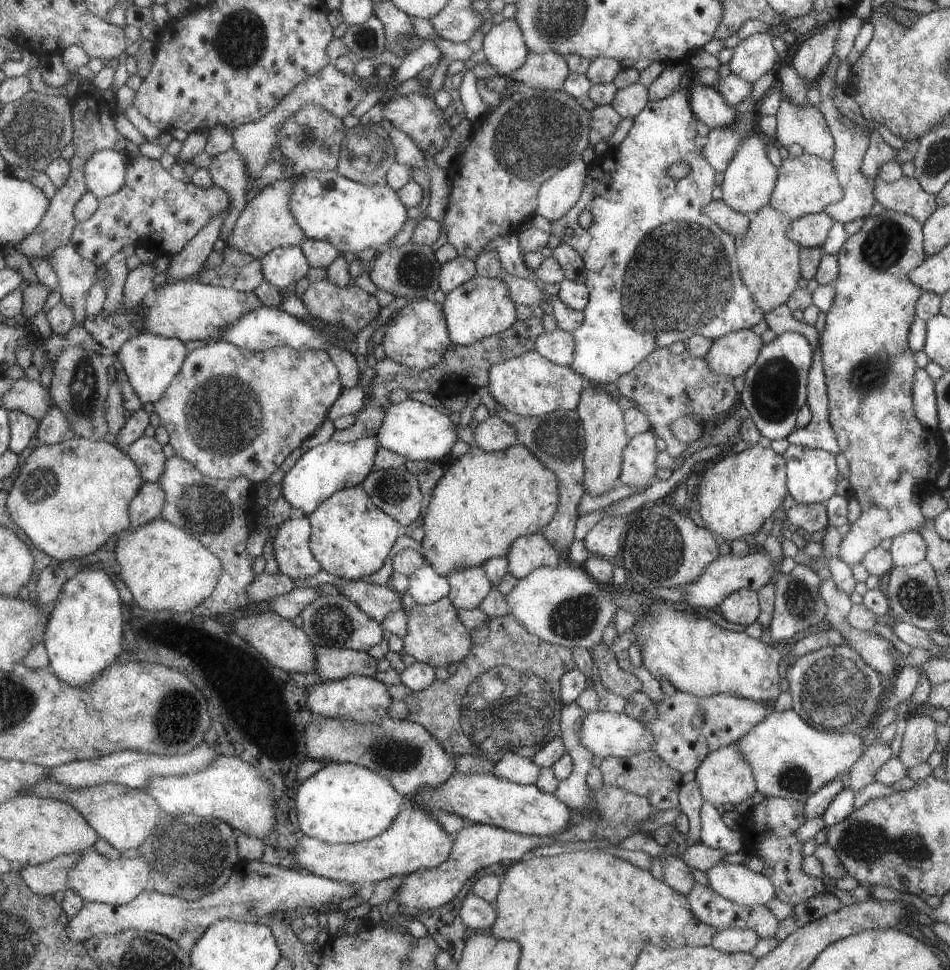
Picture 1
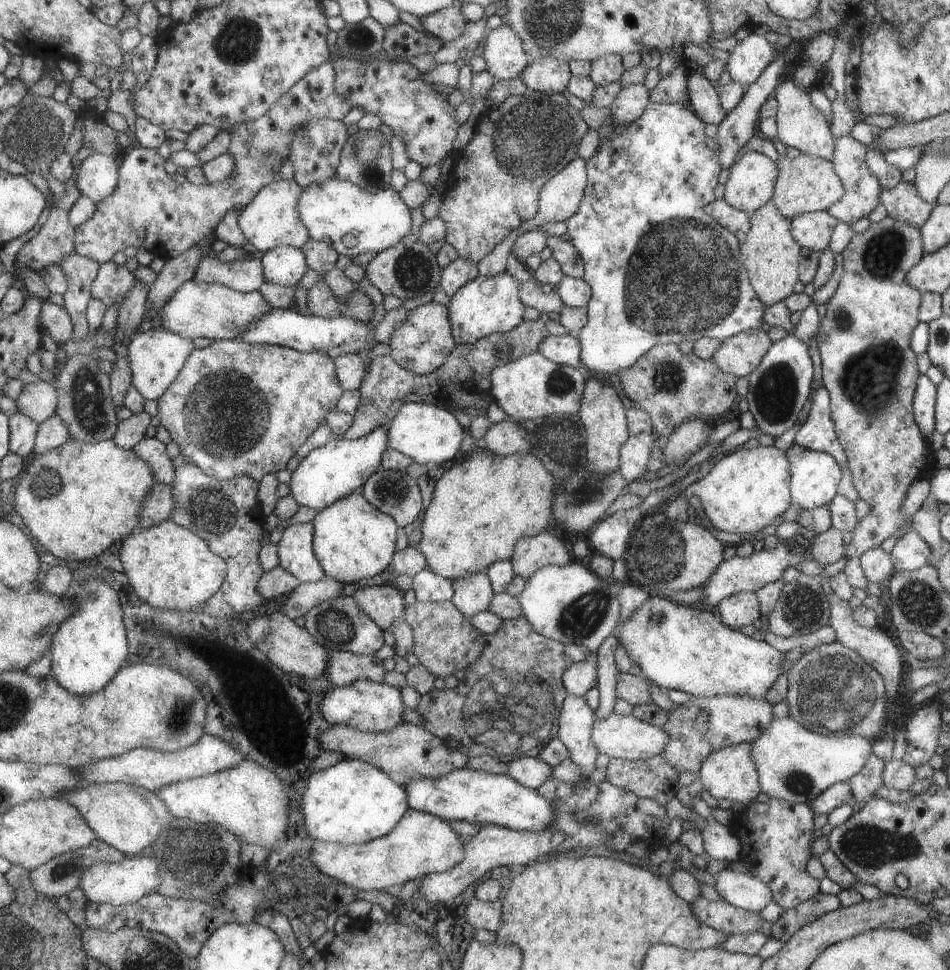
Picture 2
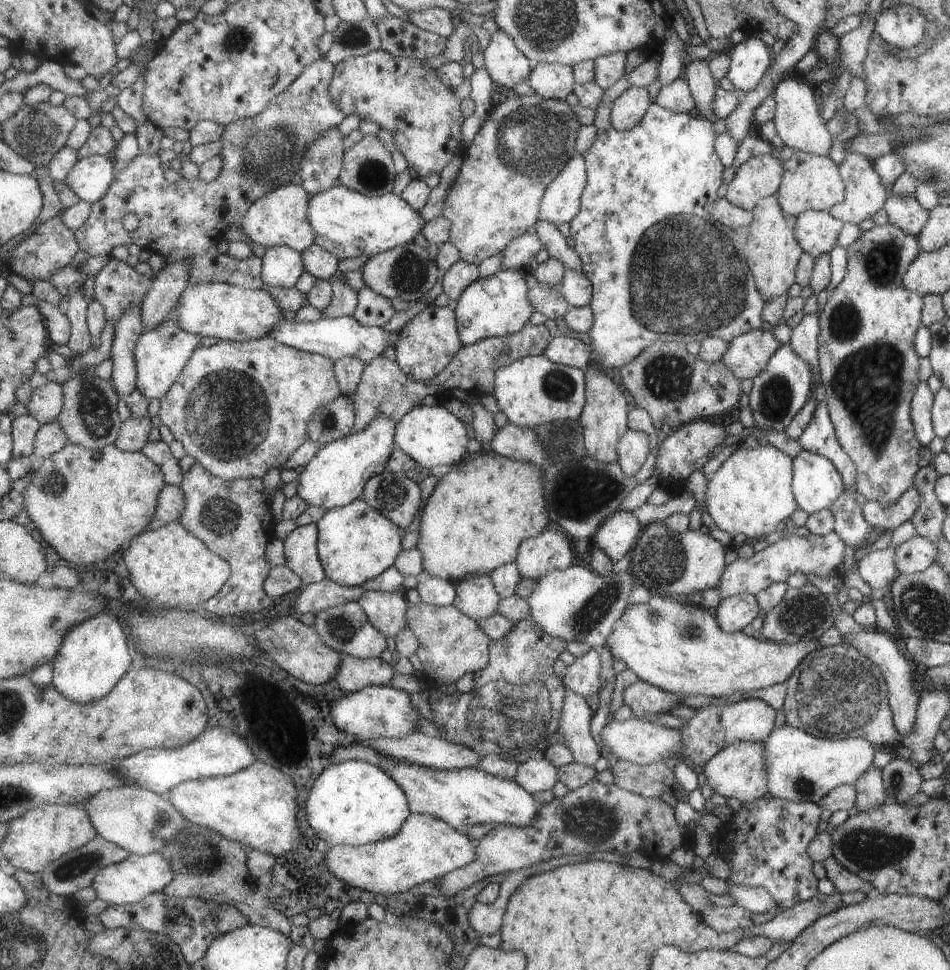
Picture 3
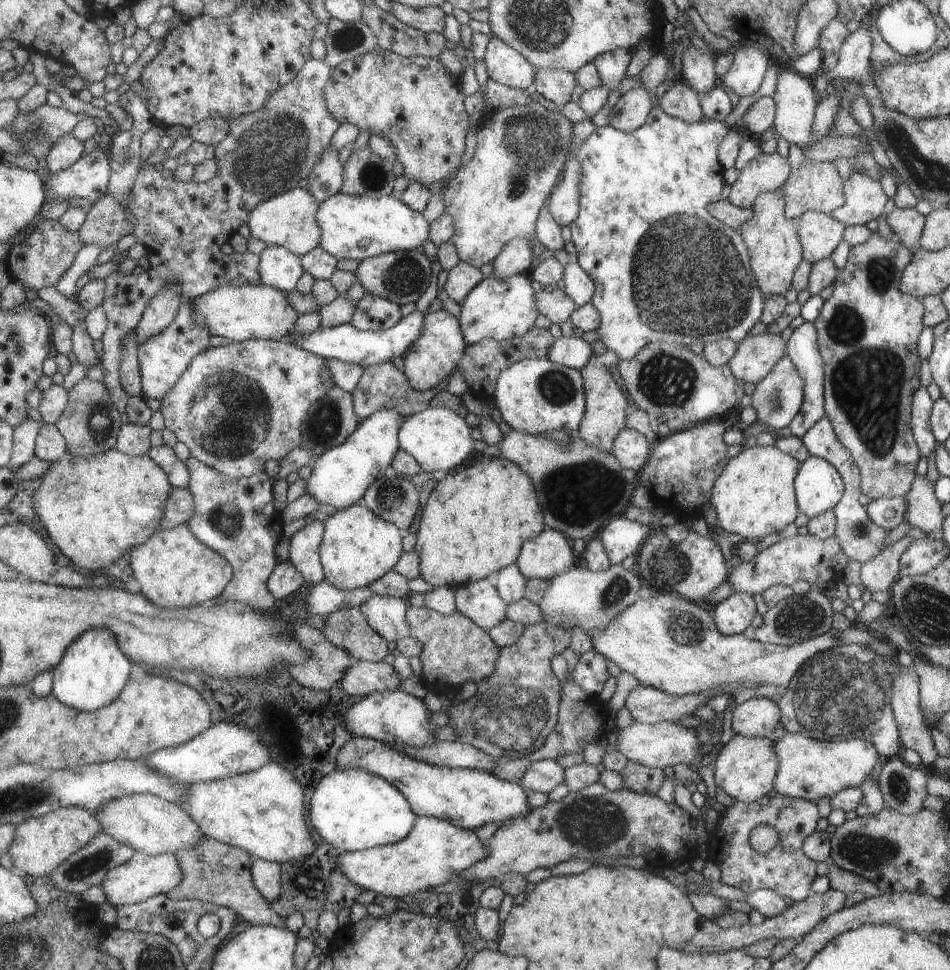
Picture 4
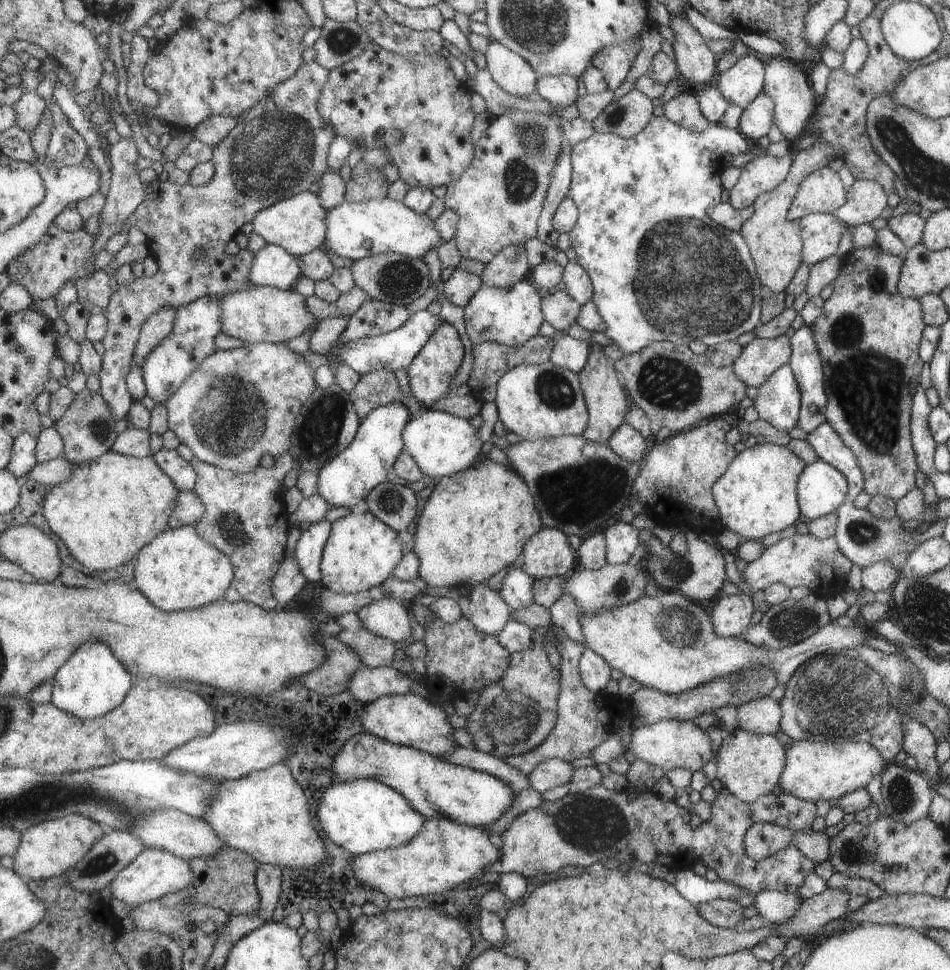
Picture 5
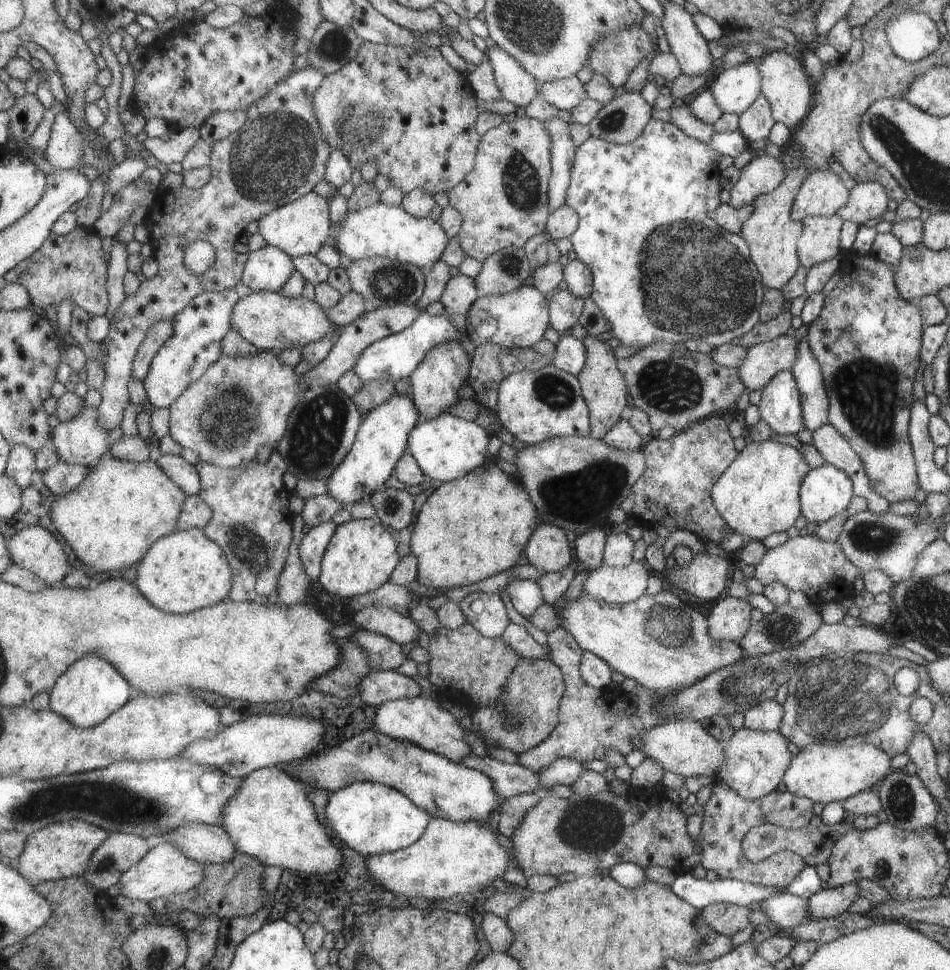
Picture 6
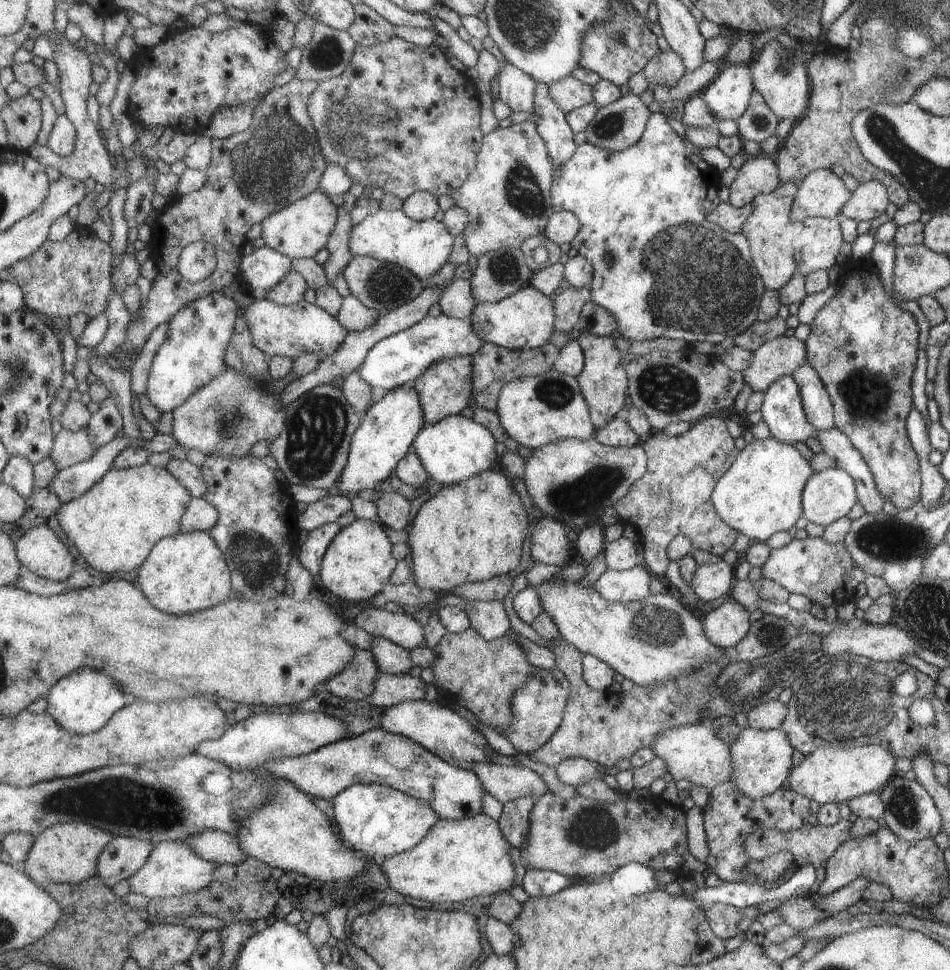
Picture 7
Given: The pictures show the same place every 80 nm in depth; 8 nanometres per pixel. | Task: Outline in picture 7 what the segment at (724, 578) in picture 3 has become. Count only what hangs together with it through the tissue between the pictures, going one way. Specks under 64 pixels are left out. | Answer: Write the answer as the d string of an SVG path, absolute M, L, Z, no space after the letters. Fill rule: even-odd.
M819 537L792 539L787 545L770 550L760 569L761 580L777 581L777 584L786 588L789 593L801 594L809 598L811 603L819 604L823 608L851 601L855 586L866 577L842 542L831 544ZM845 578L849 580L849 590L843 590Z

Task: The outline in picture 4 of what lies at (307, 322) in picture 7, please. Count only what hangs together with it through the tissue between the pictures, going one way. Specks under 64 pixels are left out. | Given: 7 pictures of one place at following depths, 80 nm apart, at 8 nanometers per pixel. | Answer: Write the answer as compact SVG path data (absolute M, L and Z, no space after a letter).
M263 285L221 287L190 301L196 310L194 319L203 323L213 335L230 338L235 343L251 339L287 339L302 314L289 302L289 293Z

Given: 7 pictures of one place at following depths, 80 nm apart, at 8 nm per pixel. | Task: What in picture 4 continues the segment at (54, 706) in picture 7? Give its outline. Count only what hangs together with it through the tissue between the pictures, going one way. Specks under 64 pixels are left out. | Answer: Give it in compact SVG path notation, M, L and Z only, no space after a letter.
M110 628L88 630L68 648L63 662L53 670L53 692L67 706L93 712L113 704L131 678L131 660Z

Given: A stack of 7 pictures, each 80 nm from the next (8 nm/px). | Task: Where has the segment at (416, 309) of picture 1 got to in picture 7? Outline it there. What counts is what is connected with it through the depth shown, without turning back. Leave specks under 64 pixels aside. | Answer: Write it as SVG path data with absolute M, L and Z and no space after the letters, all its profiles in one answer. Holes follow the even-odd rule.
M472 355L453 357L430 365L421 376L414 380L414 389L424 412L425 423L437 423L449 414L459 414L467 406L469 396L471 396L471 367ZM467 376L469 376L469 386L467 386Z

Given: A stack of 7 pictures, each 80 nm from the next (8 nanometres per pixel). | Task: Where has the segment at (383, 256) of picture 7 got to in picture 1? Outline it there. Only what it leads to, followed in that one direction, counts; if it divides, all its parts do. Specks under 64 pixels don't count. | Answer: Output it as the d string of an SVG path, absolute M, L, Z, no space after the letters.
M307 170L301 176L295 176L297 184L293 186L293 196L291 196L291 212L309 239L329 242L338 253L345 252L358 253L368 248L384 248L387 243L401 230L403 223L408 220L406 207L401 204L397 193L386 184L366 186L348 180L335 170Z

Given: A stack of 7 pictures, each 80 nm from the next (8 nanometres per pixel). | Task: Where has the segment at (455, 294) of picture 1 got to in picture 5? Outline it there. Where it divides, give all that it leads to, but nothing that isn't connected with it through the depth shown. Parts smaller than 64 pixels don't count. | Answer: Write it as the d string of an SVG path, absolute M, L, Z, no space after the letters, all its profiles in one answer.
M529 278L518 280L512 287L480 287L464 307L464 328L472 345L483 341L503 343L514 347L525 343L537 334L539 324L543 322L539 310L539 294Z

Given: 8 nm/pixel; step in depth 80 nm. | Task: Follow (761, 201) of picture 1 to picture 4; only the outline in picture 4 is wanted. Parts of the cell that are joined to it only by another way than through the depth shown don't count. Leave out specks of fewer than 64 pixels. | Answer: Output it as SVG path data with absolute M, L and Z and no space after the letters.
M759 153L747 162L730 185L728 201L737 208L749 209L758 196L781 187L790 170L785 157Z

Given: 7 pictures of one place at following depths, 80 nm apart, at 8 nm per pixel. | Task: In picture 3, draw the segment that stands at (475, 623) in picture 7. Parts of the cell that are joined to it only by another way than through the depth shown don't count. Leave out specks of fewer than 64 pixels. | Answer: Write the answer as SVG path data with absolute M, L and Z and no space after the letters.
M488 574L460 579L459 583L454 583L452 605L476 622L497 614L500 599Z

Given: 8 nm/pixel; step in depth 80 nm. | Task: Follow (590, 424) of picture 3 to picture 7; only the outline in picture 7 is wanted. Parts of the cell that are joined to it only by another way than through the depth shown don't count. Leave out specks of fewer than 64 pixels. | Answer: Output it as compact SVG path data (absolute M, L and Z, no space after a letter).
M580 331L576 341L584 356L584 365L576 379L579 381L584 399L588 403L588 412L596 430L596 428L608 423L608 420L615 416L617 410L623 408L628 376L625 376L624 366L619 366L619 352L613 346L613 340L609 338L609 335L593 336L591 333Z

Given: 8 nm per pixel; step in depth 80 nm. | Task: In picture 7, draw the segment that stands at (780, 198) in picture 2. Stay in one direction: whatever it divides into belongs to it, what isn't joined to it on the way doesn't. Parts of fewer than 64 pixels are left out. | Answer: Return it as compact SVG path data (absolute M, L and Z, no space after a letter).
M829 169L811 171L797 188L799 190L792 200L793 221L800 223L809 217L838 218L851 198L845 183Z

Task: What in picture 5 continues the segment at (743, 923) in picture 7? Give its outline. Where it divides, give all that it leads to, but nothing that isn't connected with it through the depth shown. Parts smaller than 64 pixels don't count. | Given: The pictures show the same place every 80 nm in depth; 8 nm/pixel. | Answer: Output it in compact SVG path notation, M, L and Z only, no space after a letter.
M715 899L706 903L699 903L696 908L700 915L714 927L738 928L738 924L743 920L742 907L732 900Z

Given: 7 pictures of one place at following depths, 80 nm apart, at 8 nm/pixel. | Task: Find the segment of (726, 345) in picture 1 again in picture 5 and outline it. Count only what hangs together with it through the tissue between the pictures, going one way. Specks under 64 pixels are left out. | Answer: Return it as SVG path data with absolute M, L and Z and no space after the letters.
M779 335L777 338L762 339L755 337L744 348L740 350L740 355L734 360L734 372L749 386L759 388L765 383L777 370L777 368L788 364L791 358L790 338L786 335Z

